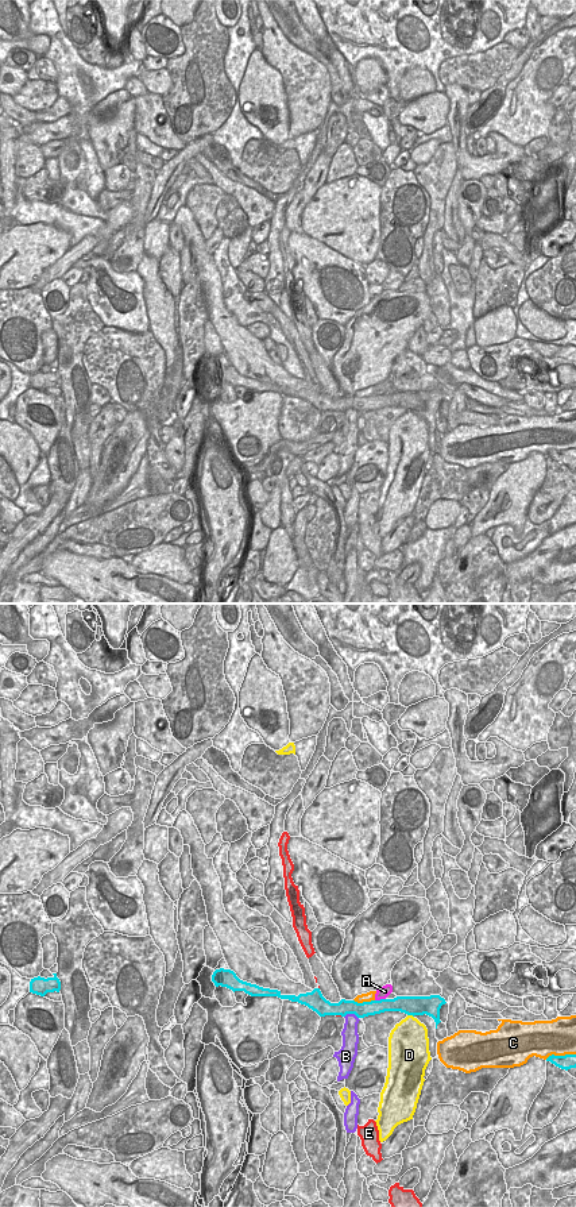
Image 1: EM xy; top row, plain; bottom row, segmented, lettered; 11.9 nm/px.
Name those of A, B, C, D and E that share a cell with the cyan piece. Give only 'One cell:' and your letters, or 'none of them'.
One cell: none of them

